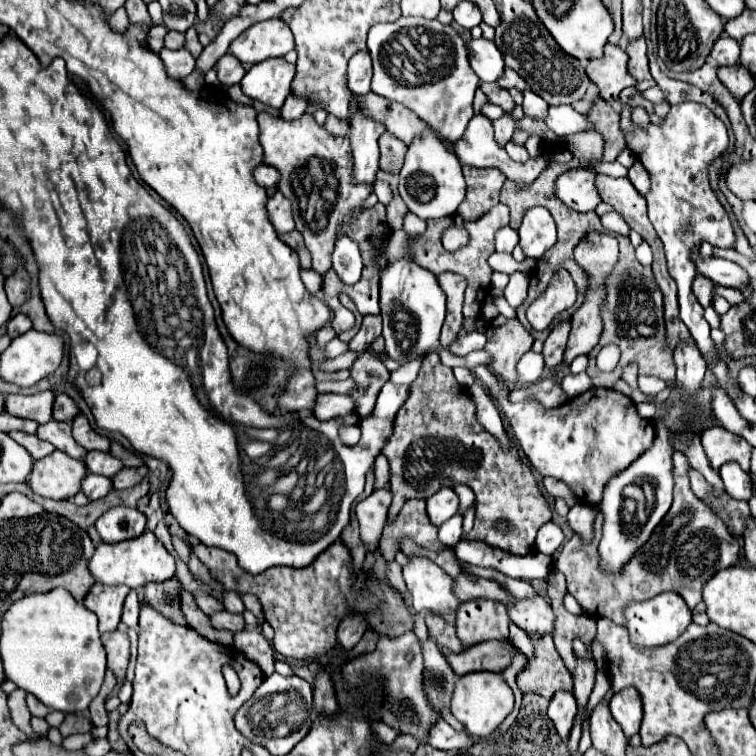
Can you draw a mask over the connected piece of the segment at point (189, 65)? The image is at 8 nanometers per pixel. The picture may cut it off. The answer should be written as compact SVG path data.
M163 48L159 52L159 58L163 60L167 74L175 80L183 80L185 76L189 76L195 70L195 58L185 48L181 48L181 50Z

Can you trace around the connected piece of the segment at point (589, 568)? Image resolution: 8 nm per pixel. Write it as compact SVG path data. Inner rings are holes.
M681 452L673 454L673 478L675 478L675 492L673 492L673 506L663 518L663 522L655 528L649 542L635 554L635 558L623 568L619 576L605 576L599 572L597 562L597 544L601 538L601 524L603 516L599 514L595 520L595 540L589 546L581 546L579 538L573 536L563 550L559 552L557 560L553 562L555 570L563 572L567 578L569 594L579 602L591 618L611 618L623 624L623 604L627 600L647 600L649 588L659 592L679 592L687 602L689 610L693 610L701 602L701 588L703 584L719 570L737 564L739 560L739 542L733 538L723 522L715 518L715 514L691 492L689 478L687 478L687 458Z

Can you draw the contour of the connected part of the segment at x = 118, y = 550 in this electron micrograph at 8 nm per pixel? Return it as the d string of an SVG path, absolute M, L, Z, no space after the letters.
M145 532L143 536L135 540L125 540L119 544L105 544L101 542L89 560L89 572L99 584L105 586L129 586L129 588L141 588L149 582L165 582L167 578L173 578L175 574L175 560L173 556L163 548L163 544L155 538L155 534Z

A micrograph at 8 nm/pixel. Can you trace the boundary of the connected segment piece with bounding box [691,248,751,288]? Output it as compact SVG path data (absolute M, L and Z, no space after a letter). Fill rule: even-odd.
M699 248L691 250L691 260L695 262L697 272L705 278L711 278L715 284L731 286L731 288L741 288L741 286L751 284L747 272L731 260L723 260L723 258L715 258L715 256L701 258Z

